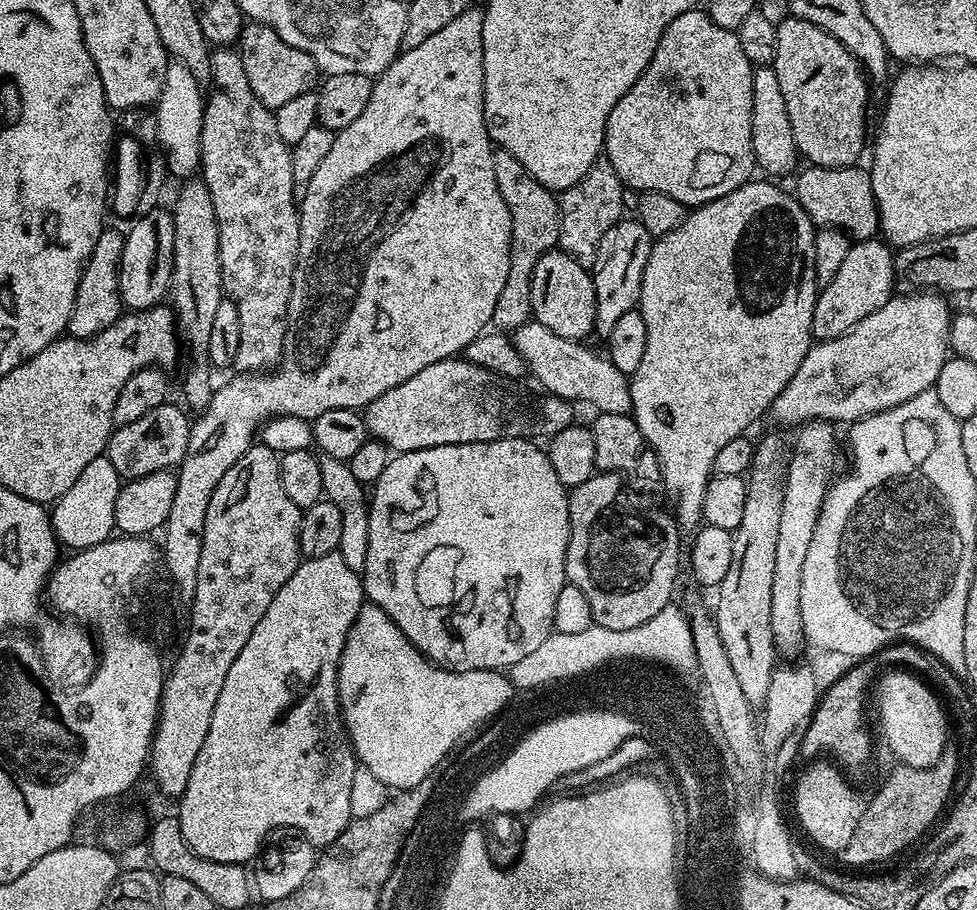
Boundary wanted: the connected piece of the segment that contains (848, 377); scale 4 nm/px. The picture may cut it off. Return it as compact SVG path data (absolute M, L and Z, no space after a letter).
M916 290L908 295L912 296L893 295L882 310L874 310L870 318L862 318L862 322L846 334L813 343L806 358L802 358L802 366L798 366L798 374L794 374L794 378L786 382L786 390L774 398L770 409L773 422L801 426L814 420L841 420L844 426L848 426L931 389L938 378L938 370L942 370L950 355L948 329L952 326L953 313L948 312L948 304L944 301L947 299L939 291Z

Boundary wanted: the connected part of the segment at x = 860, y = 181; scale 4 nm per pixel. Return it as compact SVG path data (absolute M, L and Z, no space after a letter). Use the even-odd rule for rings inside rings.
M815 166L805 167L805 172L796 180L794 195L806 210L813 225L822 228L841 228L853 241L873 239L880 232L880 215L876 209L876 199L872 189L872 178L867 171L860 166L847 168L818 168Z

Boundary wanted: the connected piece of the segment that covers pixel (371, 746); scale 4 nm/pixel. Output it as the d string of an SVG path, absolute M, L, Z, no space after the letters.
M367 602L360 608L354 626L350 626L348 631L336 685L340 695L340 714L357 761L392 790L413 788L431 777L432 772L445 763L442 750L452 736L461 738L465 728L475 720L482 725L488 724L488 712L503 711L514 696L511 679L503 671L451 672L449 668L433 664L408 641L398 626L394 626L384 611Z

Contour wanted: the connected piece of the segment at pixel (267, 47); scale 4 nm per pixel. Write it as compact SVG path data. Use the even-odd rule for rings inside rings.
M255 22L245 23L238 41L238 51L242 58L242 70L246 70L246 79L250 82L250 90L258 94L258 102L273 110L286 106L290 98L298 98L298 94L306 94L317 87L318 69L314 58L278 38L278 34L270 26Z

